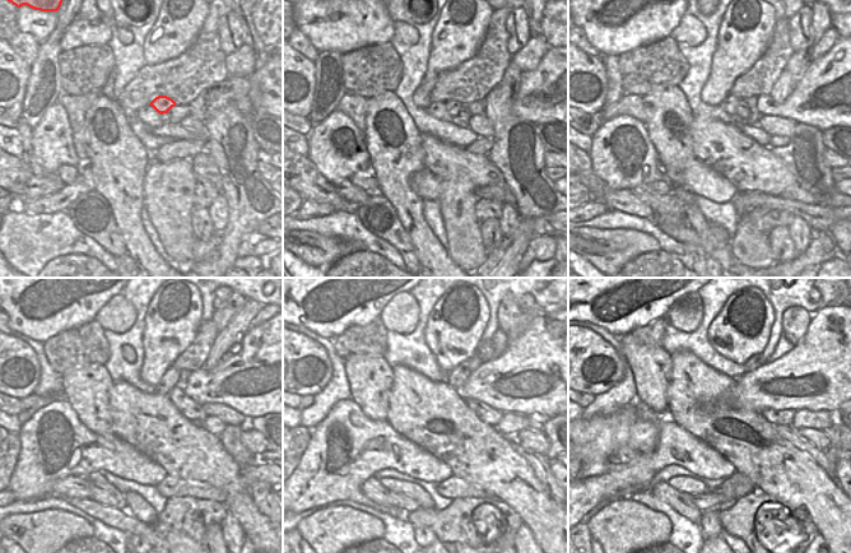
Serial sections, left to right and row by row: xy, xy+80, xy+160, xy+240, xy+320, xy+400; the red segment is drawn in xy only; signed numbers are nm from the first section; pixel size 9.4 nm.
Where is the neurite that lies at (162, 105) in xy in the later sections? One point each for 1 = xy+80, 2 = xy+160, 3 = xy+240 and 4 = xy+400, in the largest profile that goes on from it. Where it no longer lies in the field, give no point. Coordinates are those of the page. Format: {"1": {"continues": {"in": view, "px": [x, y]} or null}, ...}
{"1": {"continues": {"in": "xy+80", "px": [452, 107]}}, "2": {"continues": {"in": "xy+160", "px": [742, 111]}}, "3": {"continues": {"in": "xy+240", "px": [190, 409]}}, "4": {"continues": {"in": "xy+400", "px": [773, 416]}}}

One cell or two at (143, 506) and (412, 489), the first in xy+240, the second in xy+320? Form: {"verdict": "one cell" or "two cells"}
{"verdict": "one cell"}

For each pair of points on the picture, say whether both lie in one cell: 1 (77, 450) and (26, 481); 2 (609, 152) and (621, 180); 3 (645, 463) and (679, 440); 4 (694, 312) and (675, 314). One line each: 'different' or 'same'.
1: same
2: same
3: same
4: same

